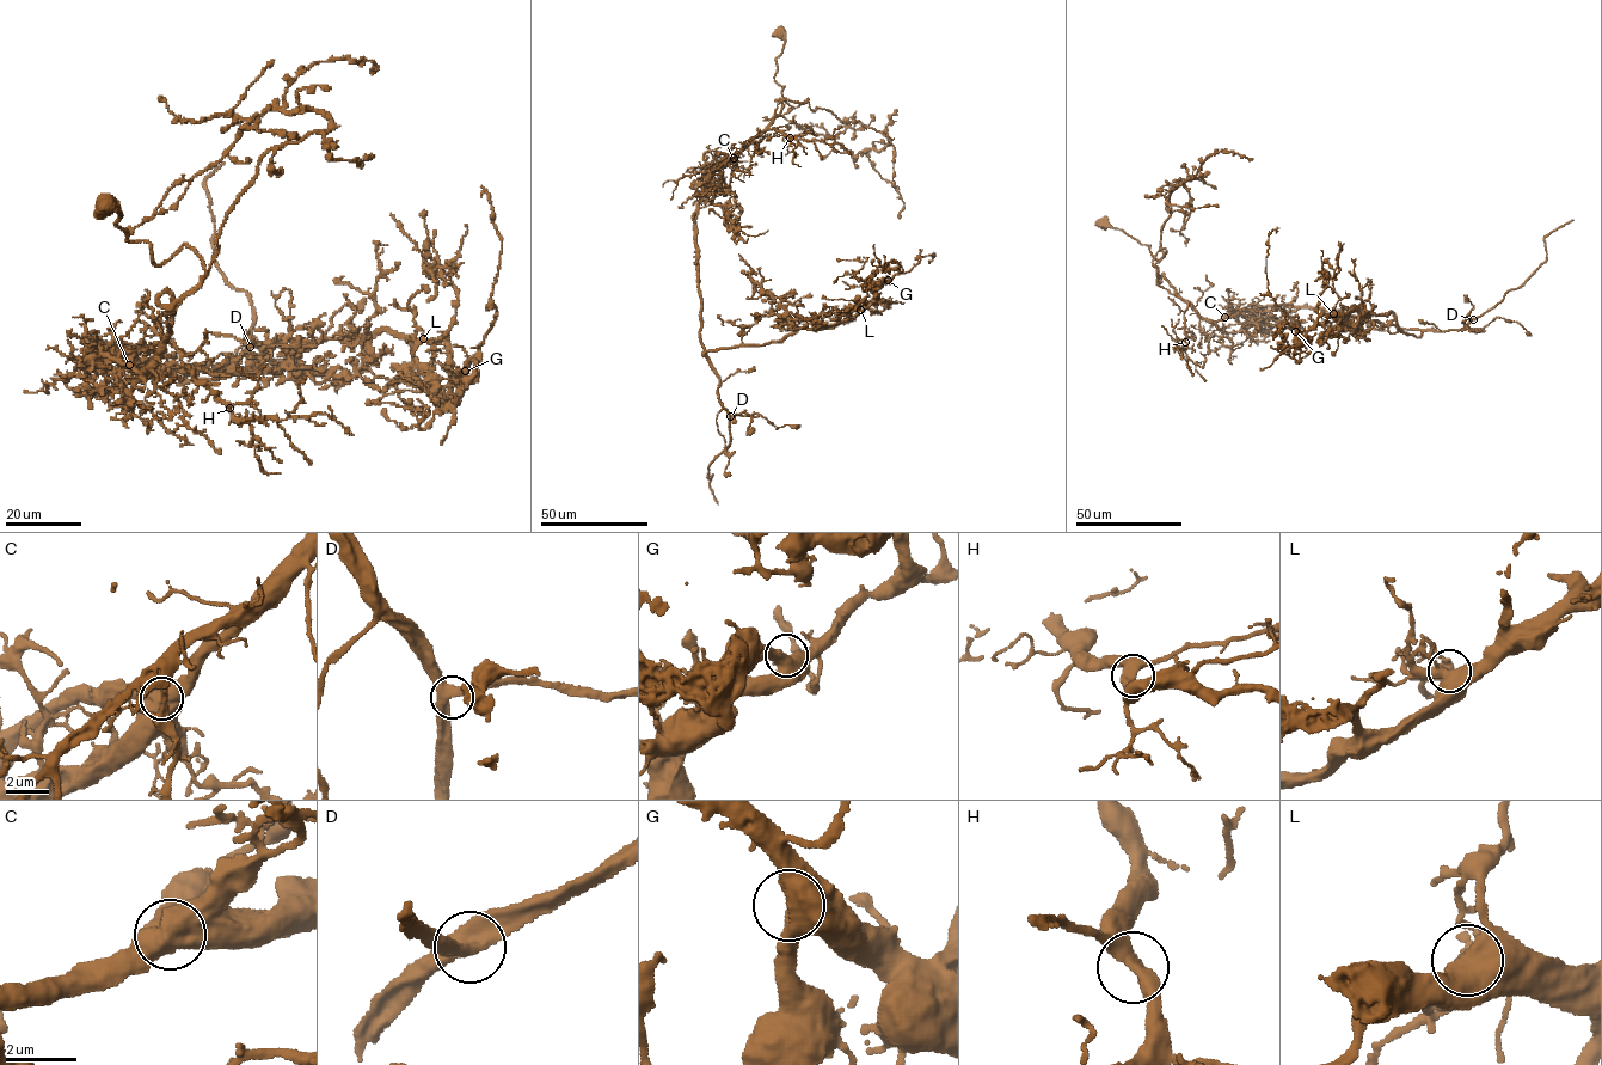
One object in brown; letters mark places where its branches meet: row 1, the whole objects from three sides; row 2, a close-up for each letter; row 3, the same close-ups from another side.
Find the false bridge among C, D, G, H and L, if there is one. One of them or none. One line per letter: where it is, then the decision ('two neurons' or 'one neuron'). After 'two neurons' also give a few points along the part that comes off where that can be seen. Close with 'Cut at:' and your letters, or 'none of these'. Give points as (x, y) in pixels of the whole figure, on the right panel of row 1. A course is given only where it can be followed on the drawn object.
C: place (1225, 317); two neurons; course (1225, 317), (1207, 320), (1159, 286), (1161, 231), (1172, 189), (1198, 177), (1208, 158), (1233, 151), (1252, 159)
D: place (1473, 319); one neuron
G: place (1295, 331); one neuron
H: place (1185, 342); one neuron
L: place (1333, 313); one neuron
Cut at: C

